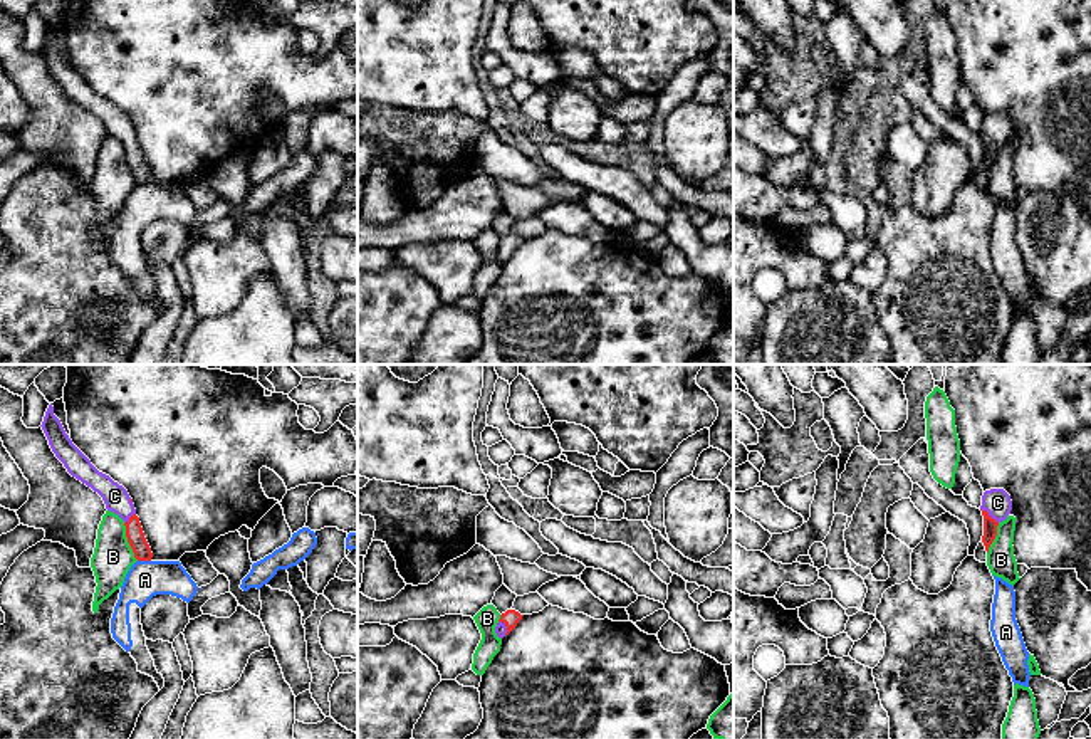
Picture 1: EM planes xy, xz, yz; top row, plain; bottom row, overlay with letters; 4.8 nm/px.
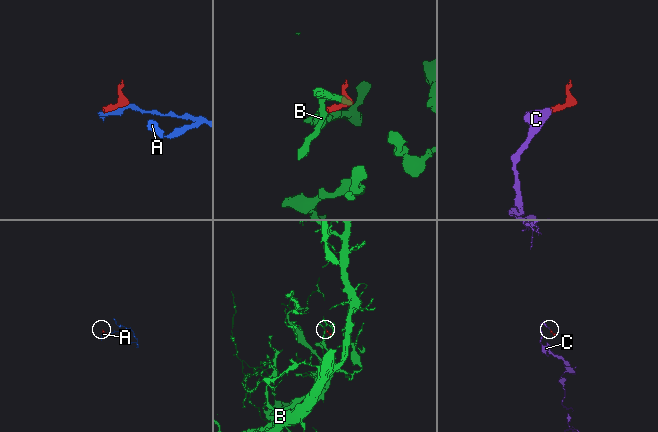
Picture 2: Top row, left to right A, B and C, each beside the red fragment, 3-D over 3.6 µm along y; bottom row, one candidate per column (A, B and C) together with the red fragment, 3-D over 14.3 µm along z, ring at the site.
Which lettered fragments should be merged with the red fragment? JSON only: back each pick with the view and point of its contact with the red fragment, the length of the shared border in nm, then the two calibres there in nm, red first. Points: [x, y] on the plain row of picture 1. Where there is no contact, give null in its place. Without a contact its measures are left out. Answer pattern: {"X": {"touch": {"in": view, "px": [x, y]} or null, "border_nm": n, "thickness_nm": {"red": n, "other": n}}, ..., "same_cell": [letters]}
{"C": {"touch": {"in": "yz", "px": [987, 138]}, "border_nm": 120, "thickness_nm": {"red": 70, "other": 130}}, "same_cell": ["C"]}

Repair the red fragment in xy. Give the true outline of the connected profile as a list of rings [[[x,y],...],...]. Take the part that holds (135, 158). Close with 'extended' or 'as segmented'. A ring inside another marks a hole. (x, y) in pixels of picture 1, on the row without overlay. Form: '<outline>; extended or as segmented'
[[[52,27],[49,29],[42,54],[55,81],[64,87],[67,96],[97,116],[106,133],[117,138],[126,149],[126,161],[138,185],[151,185],[153,176],[144,161],[139,141],[128,114],[114,106],[109,99],[99,96],[91,84],[72,67],[60,44],[54,39]]]; extended

